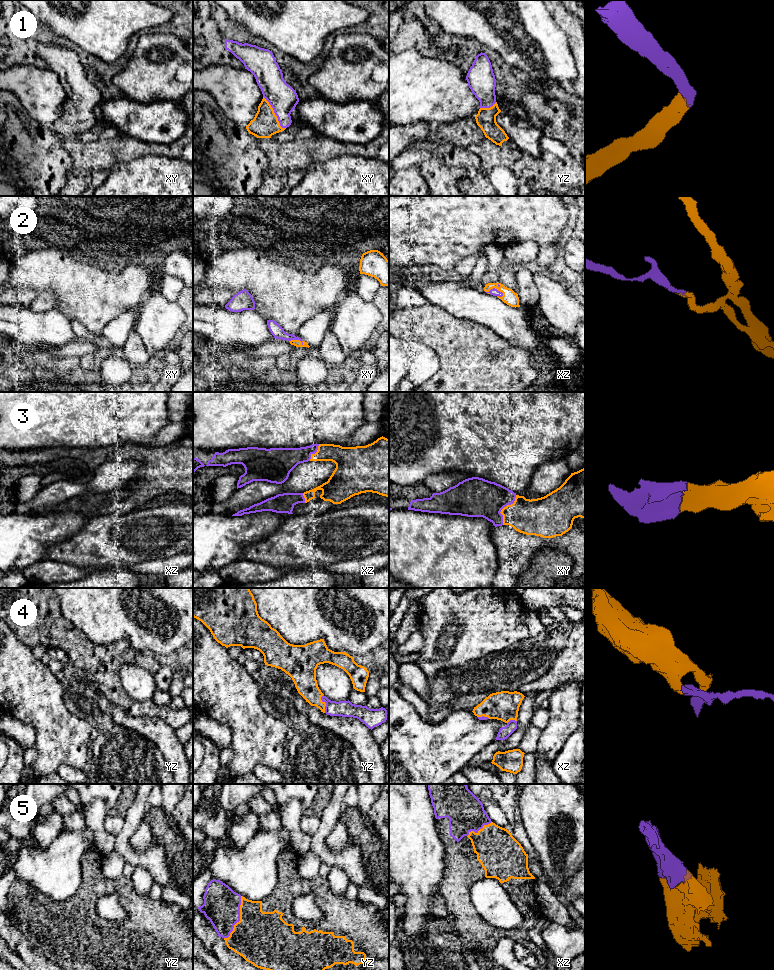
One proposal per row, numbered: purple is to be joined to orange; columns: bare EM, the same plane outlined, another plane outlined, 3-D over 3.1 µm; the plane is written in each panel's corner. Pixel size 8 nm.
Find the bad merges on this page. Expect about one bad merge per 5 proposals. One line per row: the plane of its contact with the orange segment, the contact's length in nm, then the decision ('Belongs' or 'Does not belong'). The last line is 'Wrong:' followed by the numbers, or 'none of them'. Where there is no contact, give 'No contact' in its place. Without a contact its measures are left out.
1: Touches orange in xy. Shared border 320 nm. Belongs
2: Touches orange in xz. Shared border 150 nm. Belongs
3: Touches orange in xy. Shared border 260 nm. Belongs
4: Touches orange in yz. Shared border 150 nm. Belongs
5: Touches orange in yz. Shared border 380 nm. Belongs
Wrong: none of them

